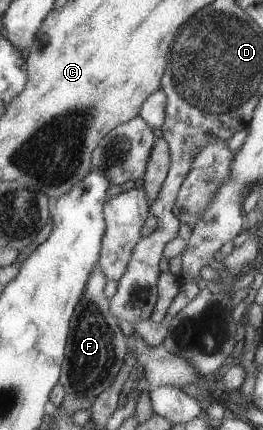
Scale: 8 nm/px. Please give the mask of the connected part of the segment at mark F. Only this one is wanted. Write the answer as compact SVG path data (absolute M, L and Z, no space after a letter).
M94 264L69 320L66 350L57 382L66 394L74 396L77 401L81 398L96 398L112 384L127 350L125 336L108 312L108 298L104 296L103 290L106 281L100 266Z

